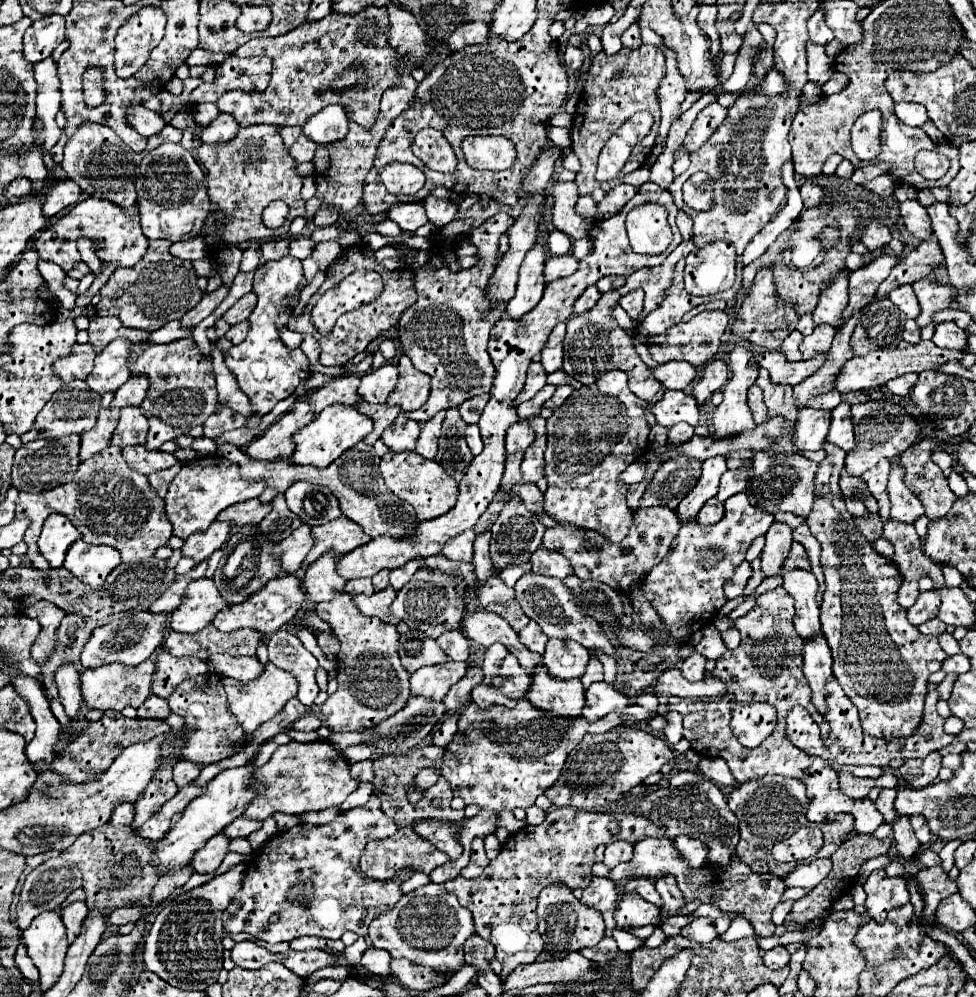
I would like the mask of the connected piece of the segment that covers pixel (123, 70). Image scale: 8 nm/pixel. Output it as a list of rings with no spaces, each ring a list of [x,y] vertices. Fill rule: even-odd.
[[[142,7],[116,33],[116,75],[132,77],[164,37],[166,15],[158,7]]]

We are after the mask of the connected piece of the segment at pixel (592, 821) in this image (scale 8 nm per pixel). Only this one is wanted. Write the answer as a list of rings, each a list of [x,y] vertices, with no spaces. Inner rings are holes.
[[[571,807],[557,808],[548,812],[541,824],[526,826],[524,831],[510,835],[502,845],[500,855],[490,861],[480,877],[464,879],[458,875],[456,879],[446,881],[444,887],[472,913],[476,933],[496,947],[496,959],[502,963],[500,979],[506,981],[518,965],[536,961],[544,949],[544,941],[536,931],[538,893],[556,879],[564,881],[570,889],[588,887],[592,879],[594,851],[598,845],[612,843],[616,839],[636,843],[636,839],[644,839],[642,835],[664,839],[666,827],[660,827],[640,815],[606,815]],[[614,819],[620,823],[618,833],[610,833],[608,829]]]

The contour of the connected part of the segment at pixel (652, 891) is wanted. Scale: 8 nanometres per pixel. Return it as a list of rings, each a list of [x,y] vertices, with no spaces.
[[[640,877],[640,879],[630,879],[624,887],[626,893],[638,893],[642,899],[646,899],[648,903],[654,903],[658,907],[662,907],[662,899],[654,887],[654,881],[652,879],[646,879],[646,877]]]

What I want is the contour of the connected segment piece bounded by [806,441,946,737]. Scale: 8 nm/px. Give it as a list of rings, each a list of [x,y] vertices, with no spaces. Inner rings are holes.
[[[824,441],[826,459],[818,465],[816,473],[816,489],[814,489],[814,509],[808,515],[806,523],[812,535],[822,545],[820,563],[826,577],[826,593],[820,605],[820,623],[822,633],[830,645],[834,657],[834,677],[844,687],[848,699],[860,711],[860,723],[864,733],[876,737],[900,737],[910,735],[920,721],[924,709],[924,697],[928,693],[928,677],[940,669],[946,653],[938,645],[938,639],[932,635],[922,635],[912,623],[906,619],[906,609],[896,603],[896,591],[902,583],[902,577],[892,559],[882,557],[874,545],[858,531],[854,523],[854,515],[846,509],[844,495],[838,487],[840,471],[844,469],[846,451],[836,447],[834,443]]]

